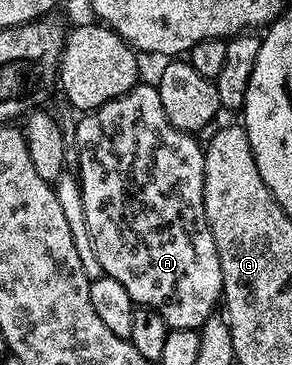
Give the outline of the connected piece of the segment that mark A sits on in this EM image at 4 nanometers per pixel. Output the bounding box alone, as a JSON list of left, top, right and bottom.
[74,81,224,331]

